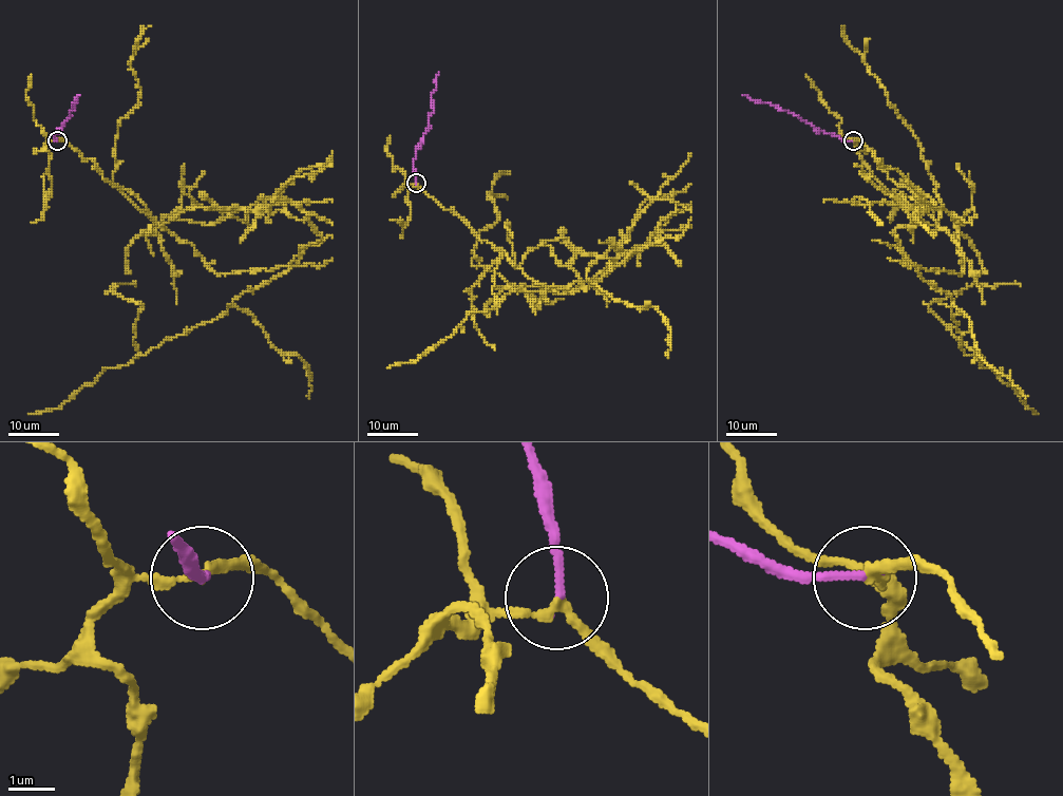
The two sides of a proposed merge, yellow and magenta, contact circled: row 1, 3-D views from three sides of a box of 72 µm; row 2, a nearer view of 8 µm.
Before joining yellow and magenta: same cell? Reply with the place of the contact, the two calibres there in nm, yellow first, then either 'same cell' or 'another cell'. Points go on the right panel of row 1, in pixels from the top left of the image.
at (853, 140); 180 nm thick on the yellow side, 170 nm on the other; another cell

